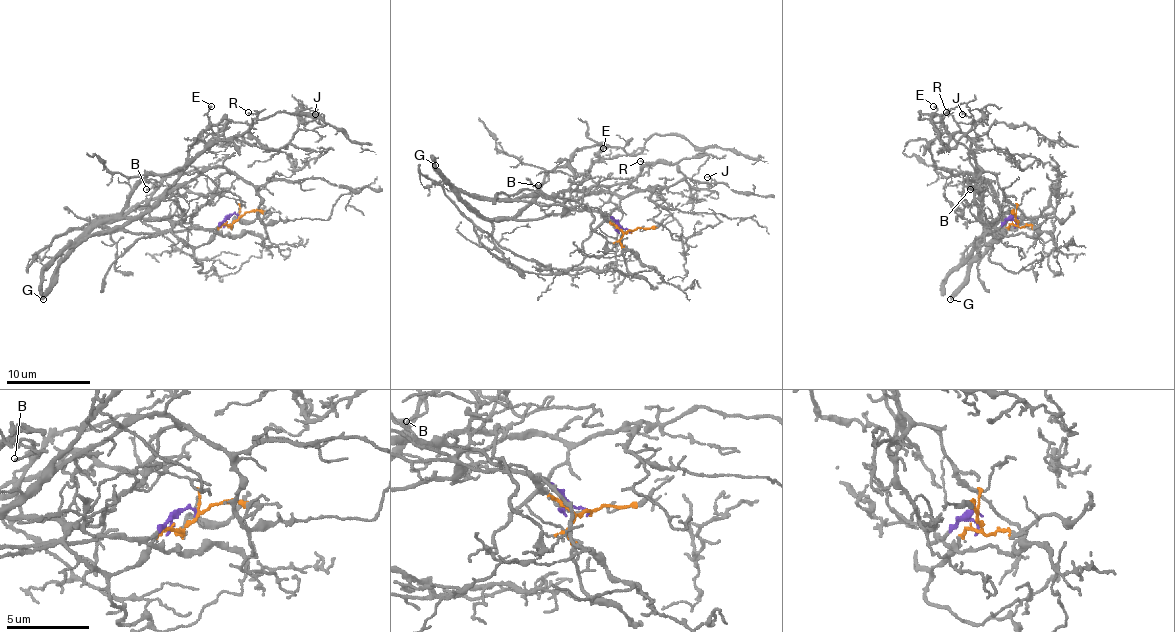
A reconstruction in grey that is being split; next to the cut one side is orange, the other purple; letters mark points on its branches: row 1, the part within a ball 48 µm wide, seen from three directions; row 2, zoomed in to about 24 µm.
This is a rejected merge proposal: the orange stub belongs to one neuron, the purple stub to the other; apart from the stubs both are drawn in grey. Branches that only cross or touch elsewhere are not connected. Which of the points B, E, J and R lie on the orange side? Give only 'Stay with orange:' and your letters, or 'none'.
Stay with orange: none

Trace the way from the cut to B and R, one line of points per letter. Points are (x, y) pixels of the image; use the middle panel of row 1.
B: (629, 232), (608, 215), (572, 211), (566, 204), (574, 175), (564, 158), (539, 185)
R: (629, 232), (604, 213), (516, 200), (528, 196), (555, 196), (564, 190), (631, 183), (650, 167), (639, 160)

